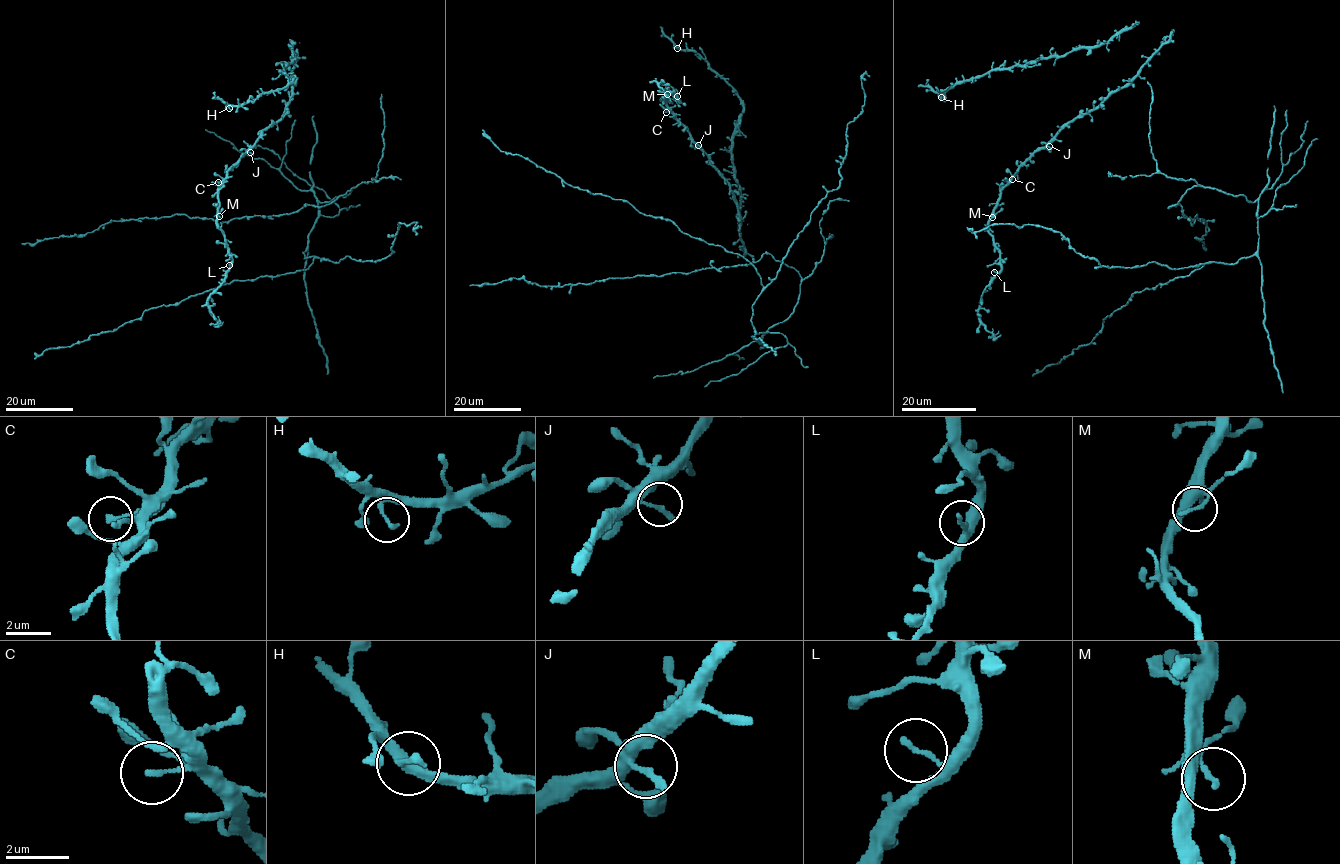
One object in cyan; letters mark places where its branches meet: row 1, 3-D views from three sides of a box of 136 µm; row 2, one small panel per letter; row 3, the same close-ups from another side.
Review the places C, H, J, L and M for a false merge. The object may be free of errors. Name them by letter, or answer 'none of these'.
none of these

